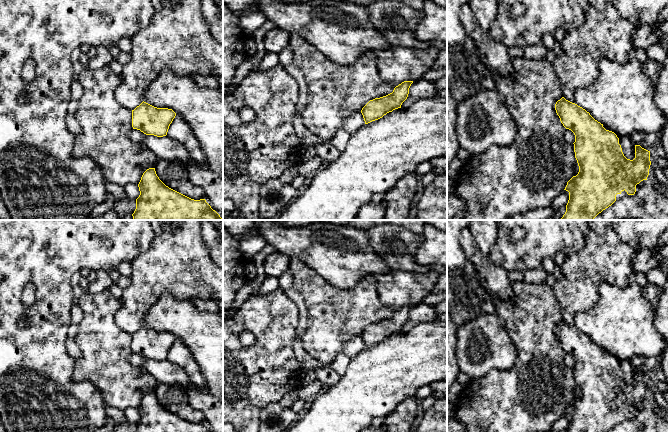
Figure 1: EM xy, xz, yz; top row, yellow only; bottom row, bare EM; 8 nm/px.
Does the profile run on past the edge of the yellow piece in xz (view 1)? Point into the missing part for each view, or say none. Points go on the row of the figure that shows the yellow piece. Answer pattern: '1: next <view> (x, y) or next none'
1: next none

